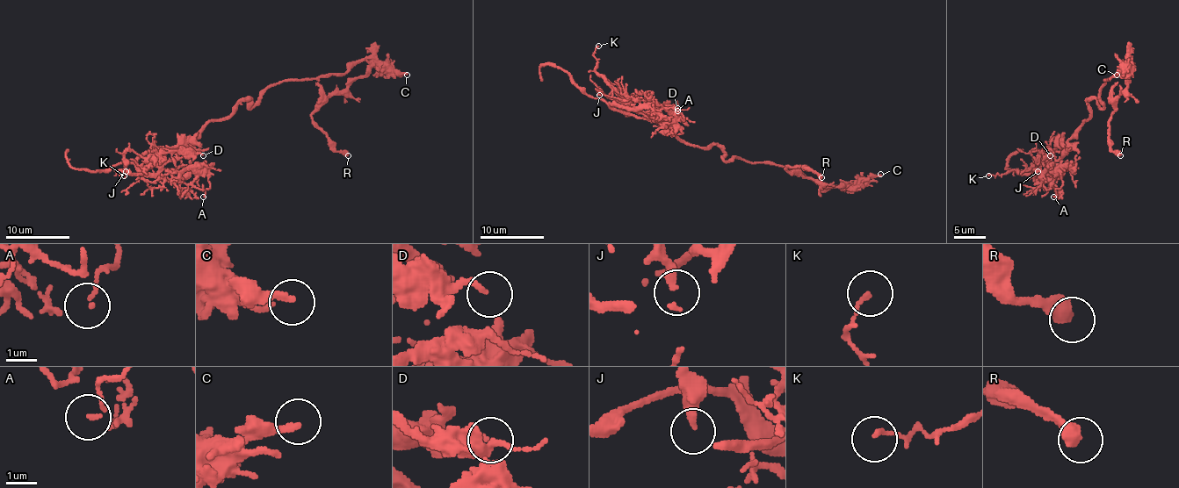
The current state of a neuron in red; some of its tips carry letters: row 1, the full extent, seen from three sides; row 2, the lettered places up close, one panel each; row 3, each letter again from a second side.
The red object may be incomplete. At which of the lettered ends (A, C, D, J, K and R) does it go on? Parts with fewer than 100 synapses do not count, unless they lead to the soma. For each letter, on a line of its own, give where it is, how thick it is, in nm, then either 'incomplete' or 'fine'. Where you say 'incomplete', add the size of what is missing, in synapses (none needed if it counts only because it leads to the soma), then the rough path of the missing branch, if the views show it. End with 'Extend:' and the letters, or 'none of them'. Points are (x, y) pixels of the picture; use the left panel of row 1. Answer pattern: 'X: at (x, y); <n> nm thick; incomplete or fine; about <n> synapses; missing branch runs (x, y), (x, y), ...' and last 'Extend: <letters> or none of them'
A: at (203, 197); 100 nm thick; fine
C: at (407, 75); 240 nm thick; fine
D: at (203, 155); 160 nm thick; fine
J: at (126, 171); 200 nm thick; fine
K: at (124, 175); 130 nm thick; fine
R: at (348, 155); 550 nm thick; fine
Extend: none of them

